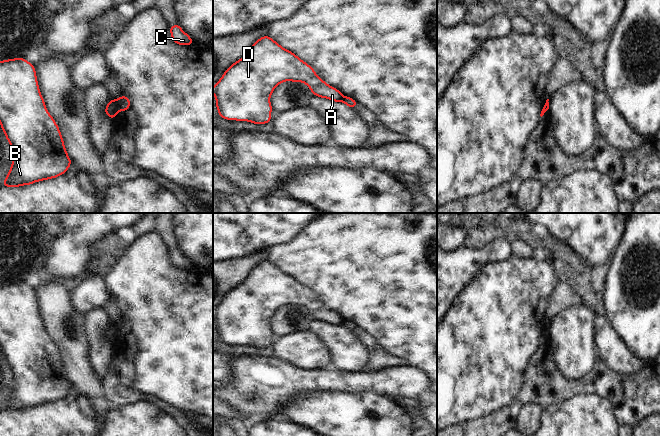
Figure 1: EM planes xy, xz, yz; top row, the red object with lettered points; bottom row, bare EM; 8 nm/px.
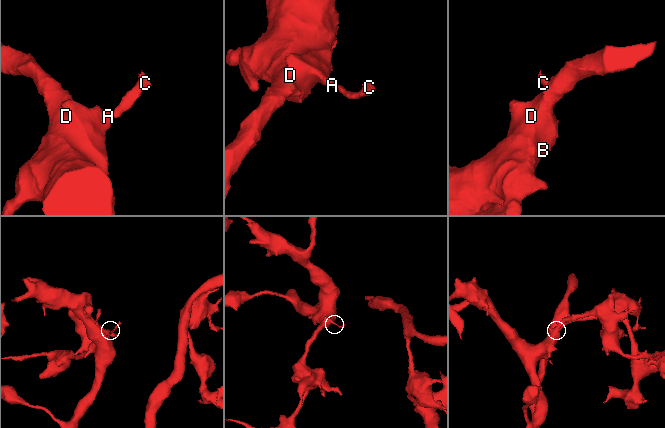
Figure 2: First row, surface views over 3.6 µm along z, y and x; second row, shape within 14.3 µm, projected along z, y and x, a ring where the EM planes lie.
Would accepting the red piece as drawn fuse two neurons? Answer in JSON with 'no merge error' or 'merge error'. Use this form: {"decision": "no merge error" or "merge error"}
{"decision": "merge error"}

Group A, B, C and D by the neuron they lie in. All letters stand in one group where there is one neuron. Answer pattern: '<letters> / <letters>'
A B D / C

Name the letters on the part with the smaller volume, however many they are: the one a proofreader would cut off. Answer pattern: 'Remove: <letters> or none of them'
Remove: C.

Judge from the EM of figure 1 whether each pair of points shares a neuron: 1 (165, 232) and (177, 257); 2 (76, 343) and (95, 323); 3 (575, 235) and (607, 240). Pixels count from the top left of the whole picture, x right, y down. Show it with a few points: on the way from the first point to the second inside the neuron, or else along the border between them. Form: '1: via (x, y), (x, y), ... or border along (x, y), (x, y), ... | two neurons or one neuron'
1: via (168, 238), (174, 251) | one neuron
2: border along (84, 316), (88, 355) | two neurons
3: via (583, 235), (597, 235), (599, 237) | one neuron

